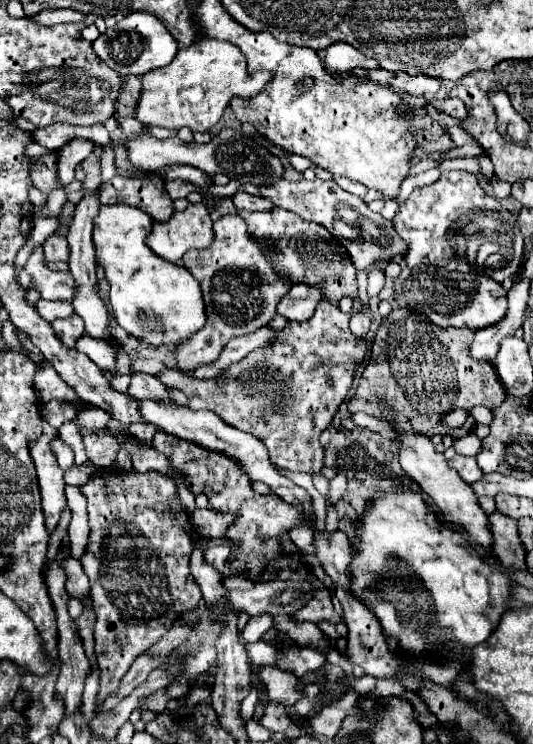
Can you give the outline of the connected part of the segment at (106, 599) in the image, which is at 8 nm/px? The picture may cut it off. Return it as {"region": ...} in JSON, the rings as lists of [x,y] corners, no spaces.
{"region":[[[130,469],[128,473],[102,471],[82,487],[88,499],[90,517],[90,539],[88,549],[80,563],[90,579],[90,597],[96,611],[96,657],[100,667],[100,691],[96,699],[96,713],[102,701],[116,693],[120,679],[130,669],[134,659],[154,645],[178,619],[178,615],[196,609],[202,603],[202,595],[194,577],[190,577],[190,547],[192,547],[192,525],[184,510],[174,483],[160,475],[138,475]]]}

